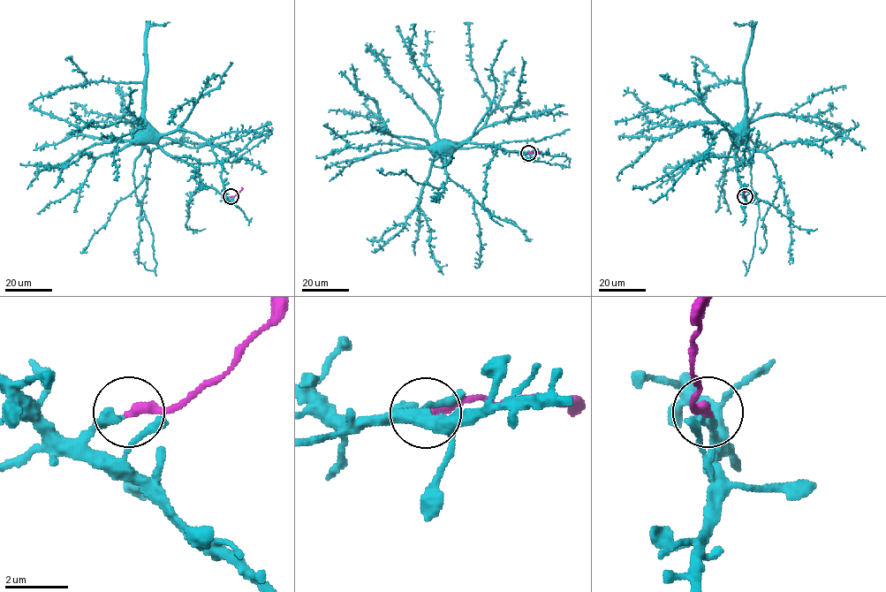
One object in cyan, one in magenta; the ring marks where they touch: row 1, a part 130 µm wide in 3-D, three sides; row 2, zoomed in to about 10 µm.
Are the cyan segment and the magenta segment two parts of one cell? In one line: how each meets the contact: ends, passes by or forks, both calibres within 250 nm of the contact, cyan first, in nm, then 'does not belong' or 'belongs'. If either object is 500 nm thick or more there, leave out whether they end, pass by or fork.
cyan ends; magenta ends; calibres 260 and 320 nm; does not belong

